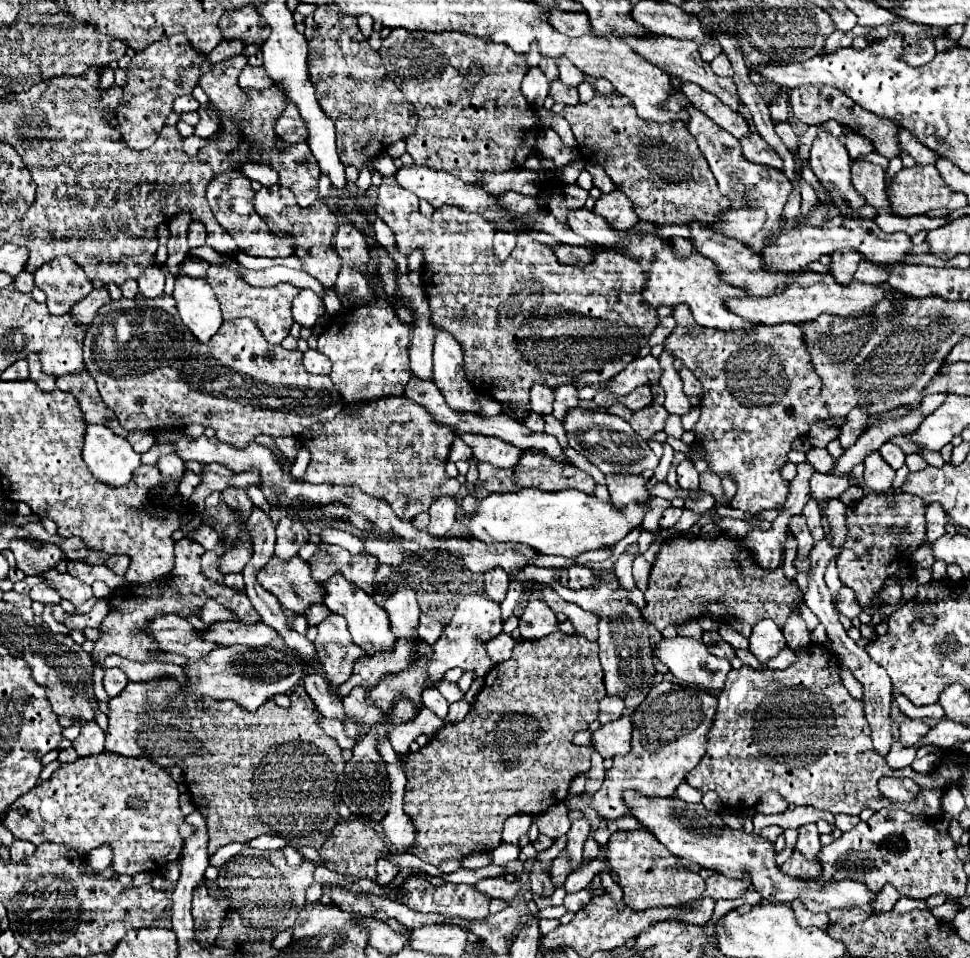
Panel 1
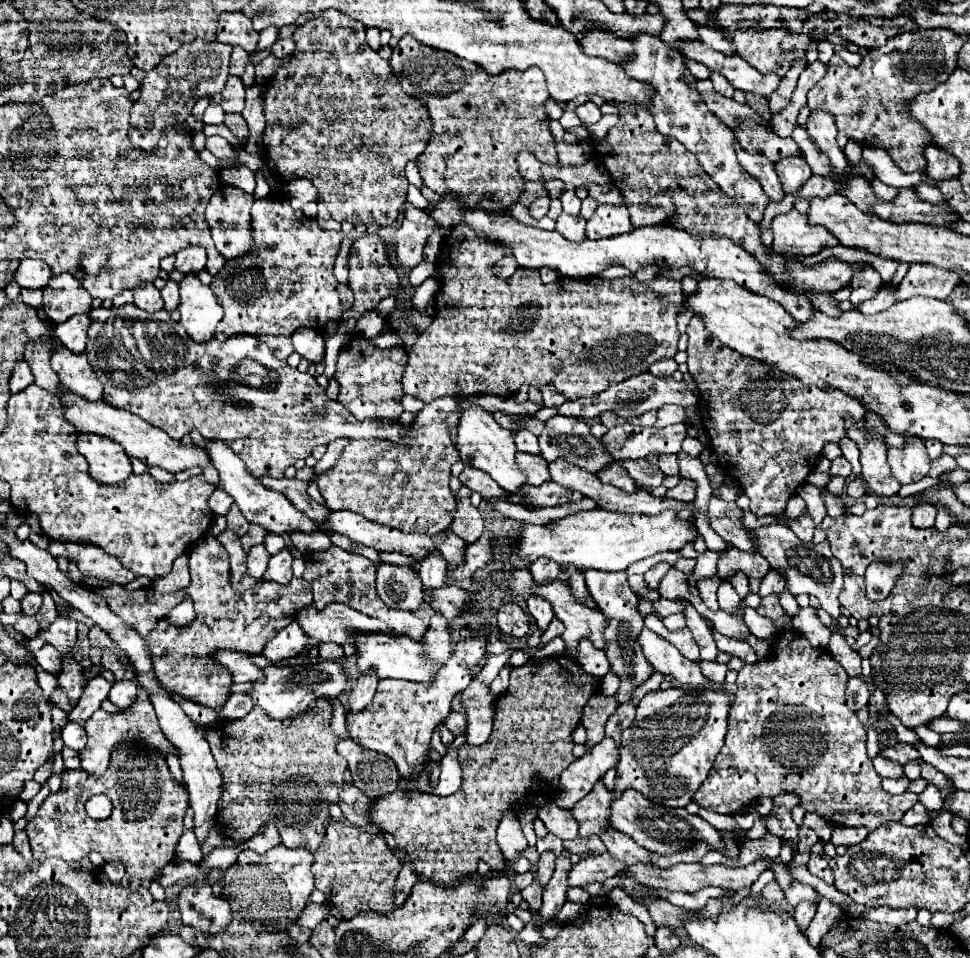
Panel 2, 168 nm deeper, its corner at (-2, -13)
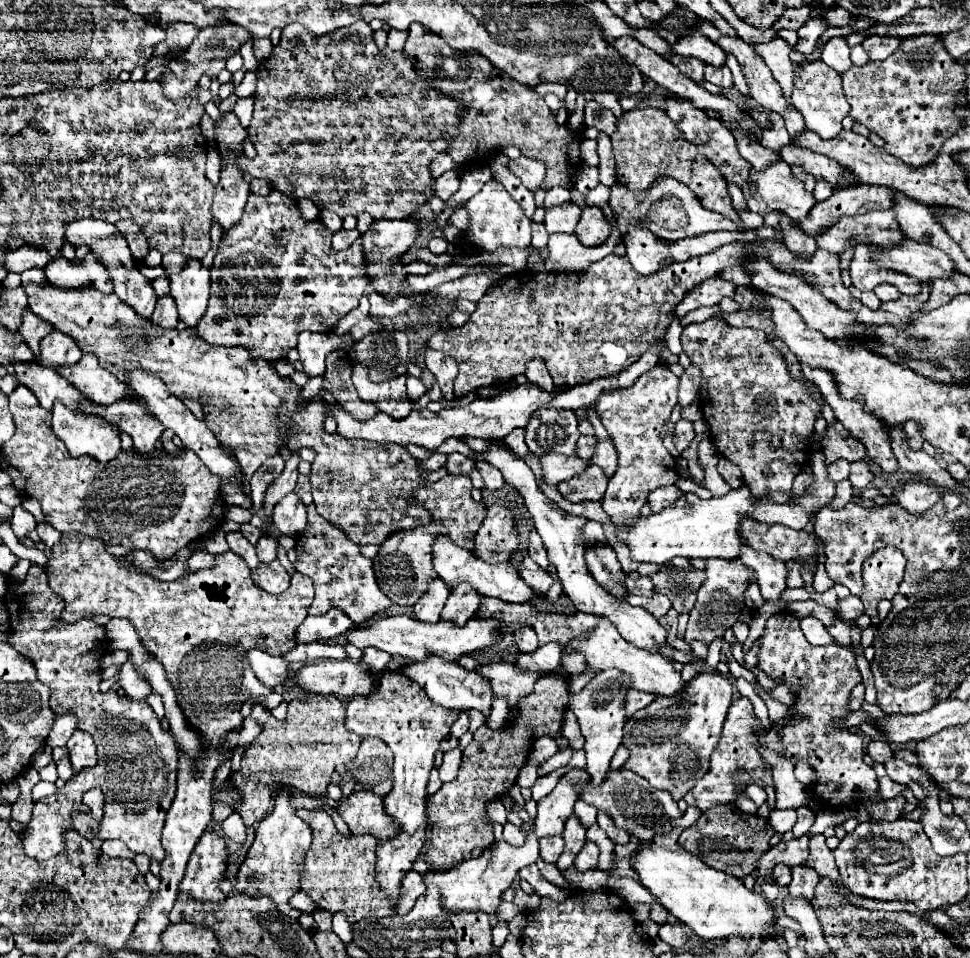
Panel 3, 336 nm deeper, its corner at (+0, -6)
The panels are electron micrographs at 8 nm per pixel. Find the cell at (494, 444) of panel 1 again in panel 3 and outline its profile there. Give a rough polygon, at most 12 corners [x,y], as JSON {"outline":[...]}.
{"outline":[[541,456],[547,484],[579,476],[589,466],[577,456]]}

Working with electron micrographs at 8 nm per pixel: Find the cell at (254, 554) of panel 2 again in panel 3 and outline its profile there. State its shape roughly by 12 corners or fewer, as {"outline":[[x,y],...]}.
{"outline":[[263,536],[255,546],[261,562],[277,560],[279,542]]}

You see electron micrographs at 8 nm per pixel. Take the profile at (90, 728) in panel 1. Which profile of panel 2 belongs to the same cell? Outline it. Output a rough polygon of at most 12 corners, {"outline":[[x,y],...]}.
{"outline":[[63,747],[65,769],[79,769],[81,757],[77,751]]}

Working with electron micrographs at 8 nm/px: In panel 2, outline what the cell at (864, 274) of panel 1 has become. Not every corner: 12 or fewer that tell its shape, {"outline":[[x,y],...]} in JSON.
{"outline":[[883,283],[875,297],[859,305],[863,313],[883,311],[895,303],[897,287]]}

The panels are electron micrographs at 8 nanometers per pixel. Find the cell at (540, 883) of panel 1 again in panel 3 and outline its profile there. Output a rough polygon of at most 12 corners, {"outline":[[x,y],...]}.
{"outline":[[545,836],[541,840],[541,858],[551,864],[563,852],[565,840]]}

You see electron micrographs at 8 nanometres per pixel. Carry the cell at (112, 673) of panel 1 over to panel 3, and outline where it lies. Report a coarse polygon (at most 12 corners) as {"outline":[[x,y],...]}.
{"outline":[[131,662],[119,676],[123,692],[133,700],[145,700],[151,684],[137,674]]}

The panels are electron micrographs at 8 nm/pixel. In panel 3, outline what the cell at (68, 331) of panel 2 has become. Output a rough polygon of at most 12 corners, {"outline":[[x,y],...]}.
{"outline":[[53,330],[35,362],[49,368],[77,364],[83,352]]}

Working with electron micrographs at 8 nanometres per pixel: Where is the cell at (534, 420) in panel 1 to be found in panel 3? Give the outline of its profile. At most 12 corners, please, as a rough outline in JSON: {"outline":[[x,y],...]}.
{"outline":[[515,428],[515,432],[503,438],[515,454],[529,454],[523,436],[525,430]]}

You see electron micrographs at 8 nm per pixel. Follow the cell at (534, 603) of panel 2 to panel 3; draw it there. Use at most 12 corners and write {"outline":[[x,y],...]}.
{"outline":[[529,556],[519,574],[537,592],[547,592],[553,578]]}

